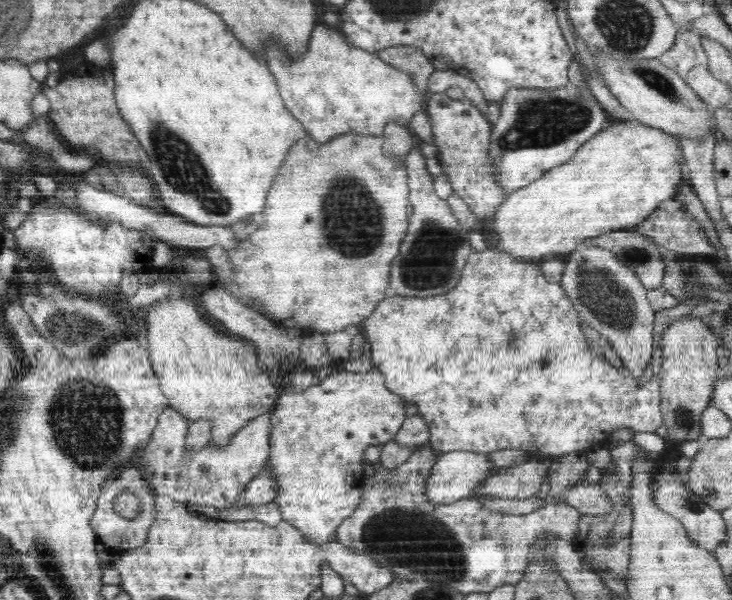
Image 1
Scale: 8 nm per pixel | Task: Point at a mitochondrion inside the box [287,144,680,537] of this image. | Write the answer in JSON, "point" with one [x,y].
{"point":[348,206]}

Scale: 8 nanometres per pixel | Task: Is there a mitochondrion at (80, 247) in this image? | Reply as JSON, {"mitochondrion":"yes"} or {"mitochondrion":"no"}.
{"mitochondrion":"no"}

